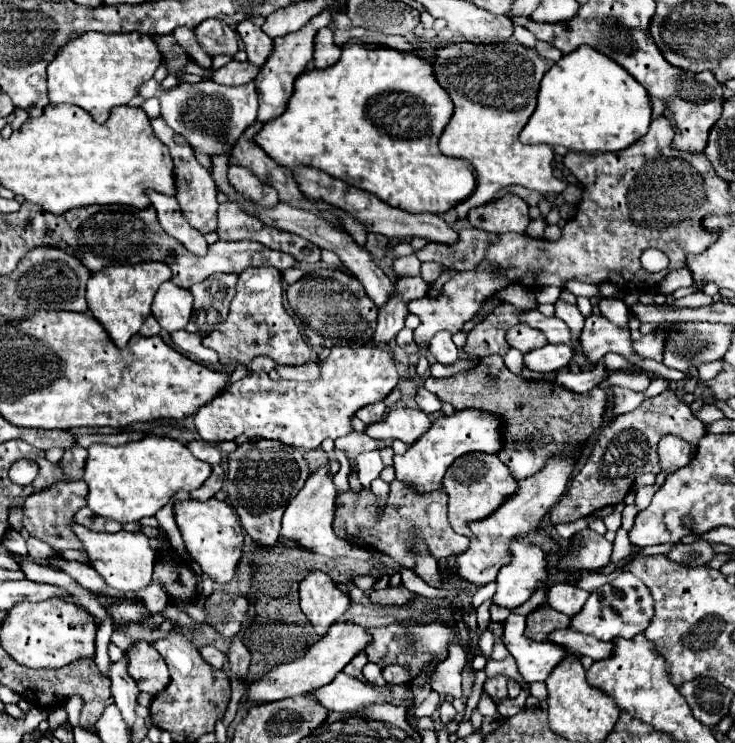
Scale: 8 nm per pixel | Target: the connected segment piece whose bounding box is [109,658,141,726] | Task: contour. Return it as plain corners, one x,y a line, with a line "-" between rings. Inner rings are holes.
127,658
111,664
109,680
111,680
111,692
115,698
115,706
121,710
127,726
133,726
137,718
135,714
137,696
141,694
141,690
137,688
137,682
127,674

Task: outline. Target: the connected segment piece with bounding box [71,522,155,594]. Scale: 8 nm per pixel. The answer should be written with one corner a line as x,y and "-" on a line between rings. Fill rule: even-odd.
71,522
73,534
77,534
79,542
83,544
83,552
89,556
89,566
107,582
107,586
119,590
119,592
135,592
145,588
151,582
153,564
155,564
155,550
151,554
151,546
145,534
141,532
93,532
81,524

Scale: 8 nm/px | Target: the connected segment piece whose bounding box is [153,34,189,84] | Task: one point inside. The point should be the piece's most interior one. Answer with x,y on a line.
174,57

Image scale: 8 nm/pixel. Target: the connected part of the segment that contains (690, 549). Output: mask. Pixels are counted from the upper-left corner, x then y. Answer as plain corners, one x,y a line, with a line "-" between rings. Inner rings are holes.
693,540
691,544
677,544
667,558
671,558
673,562
679,562
683,566
705,566
713,560
715,550
709,542
705,540

